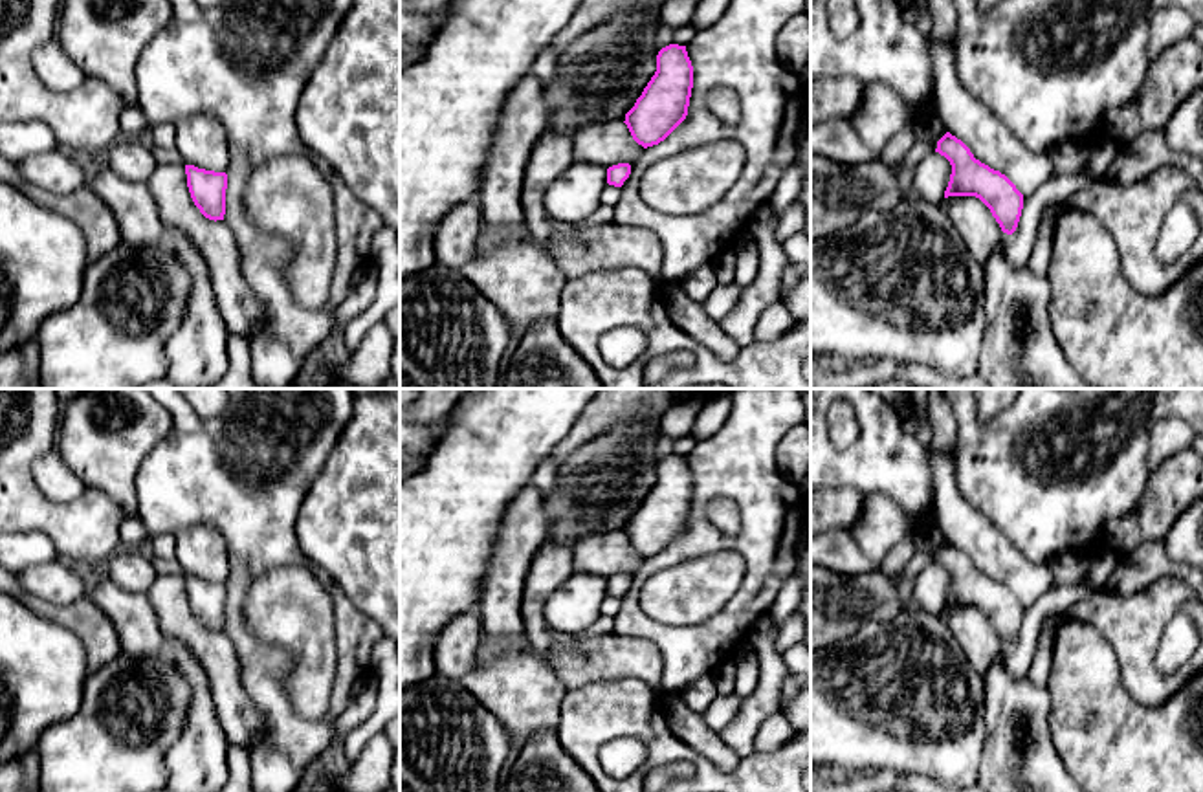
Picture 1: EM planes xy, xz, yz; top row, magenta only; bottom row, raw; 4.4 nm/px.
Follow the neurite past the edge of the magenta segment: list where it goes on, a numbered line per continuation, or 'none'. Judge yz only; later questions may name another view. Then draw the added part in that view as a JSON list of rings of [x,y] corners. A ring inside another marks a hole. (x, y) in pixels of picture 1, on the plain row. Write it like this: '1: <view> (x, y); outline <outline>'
none

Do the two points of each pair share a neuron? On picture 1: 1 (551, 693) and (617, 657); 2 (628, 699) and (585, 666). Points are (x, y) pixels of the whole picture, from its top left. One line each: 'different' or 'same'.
1: different
2: different

